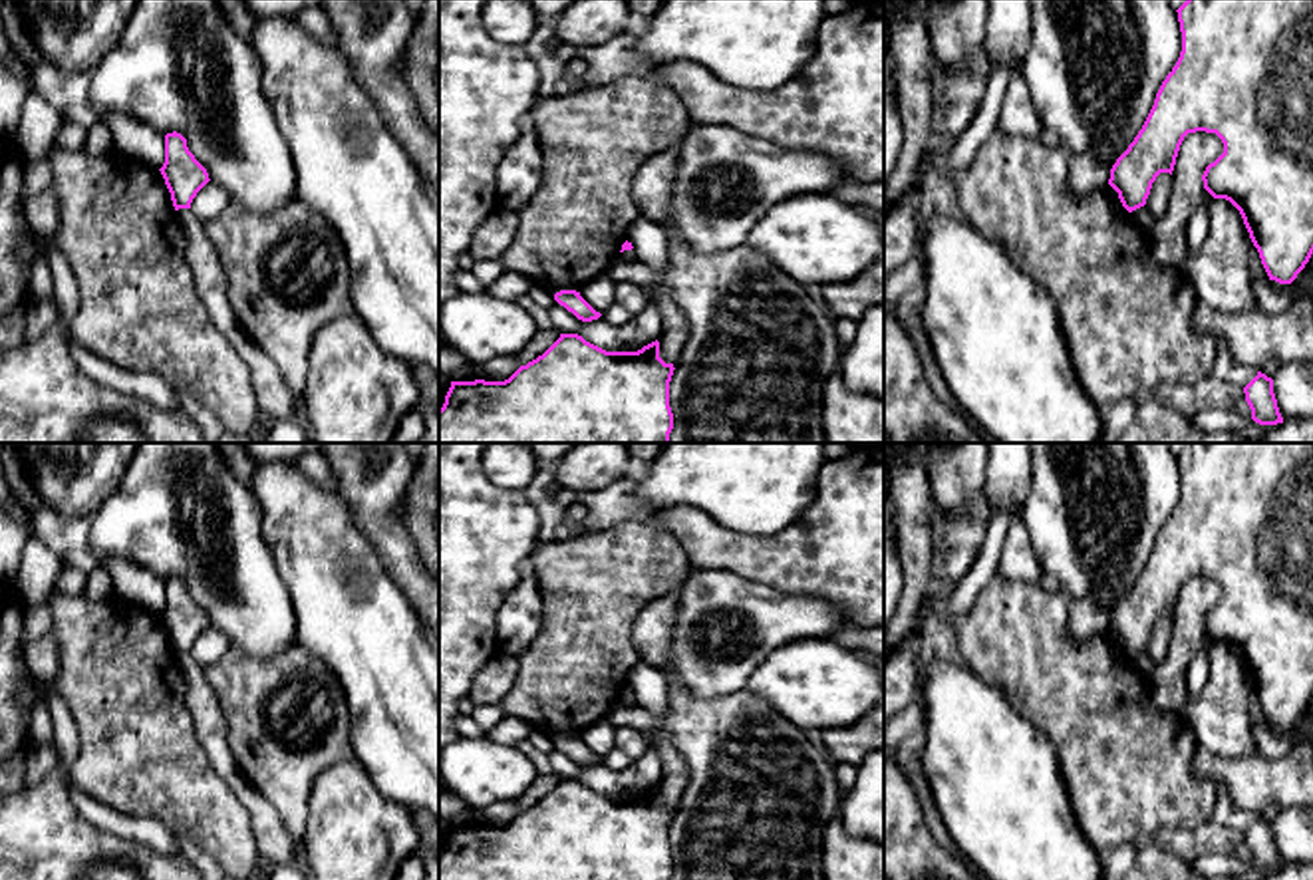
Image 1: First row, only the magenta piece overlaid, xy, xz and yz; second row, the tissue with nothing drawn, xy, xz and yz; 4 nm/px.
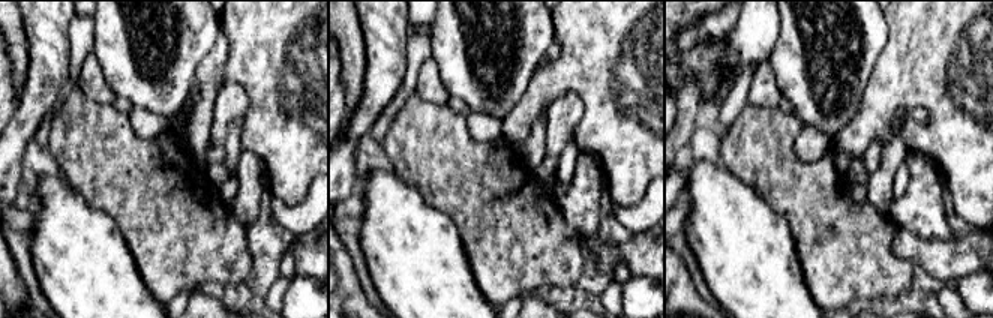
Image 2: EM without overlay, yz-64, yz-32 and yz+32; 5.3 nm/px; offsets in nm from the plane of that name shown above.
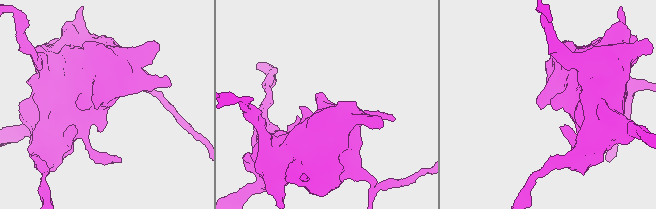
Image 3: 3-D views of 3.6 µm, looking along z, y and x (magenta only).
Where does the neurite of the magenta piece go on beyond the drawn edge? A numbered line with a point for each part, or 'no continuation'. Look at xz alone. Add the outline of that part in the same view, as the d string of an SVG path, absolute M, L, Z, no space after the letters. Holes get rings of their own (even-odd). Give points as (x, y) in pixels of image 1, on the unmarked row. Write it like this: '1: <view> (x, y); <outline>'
no continuation

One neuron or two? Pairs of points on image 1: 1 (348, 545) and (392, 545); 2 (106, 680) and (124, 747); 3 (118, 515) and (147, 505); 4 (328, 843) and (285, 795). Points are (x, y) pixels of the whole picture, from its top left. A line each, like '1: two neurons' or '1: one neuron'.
1: two neurons
2: one neuron
3: one neuron
4: two neurons

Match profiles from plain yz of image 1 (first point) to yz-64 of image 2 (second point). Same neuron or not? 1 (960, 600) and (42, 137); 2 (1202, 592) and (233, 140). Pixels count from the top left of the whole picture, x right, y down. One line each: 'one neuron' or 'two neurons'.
1: one neuron
2: two neurons

